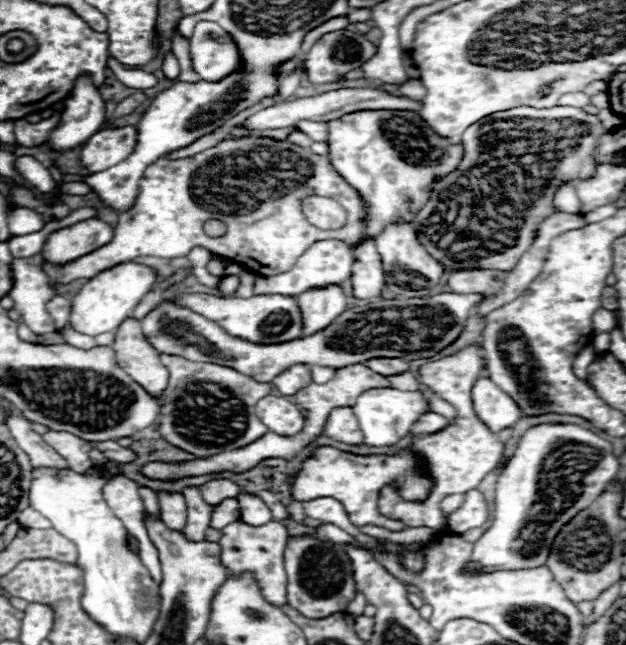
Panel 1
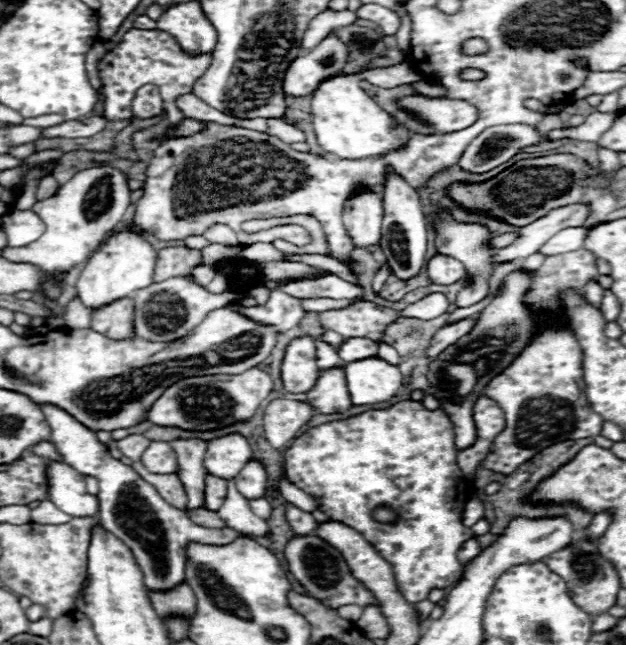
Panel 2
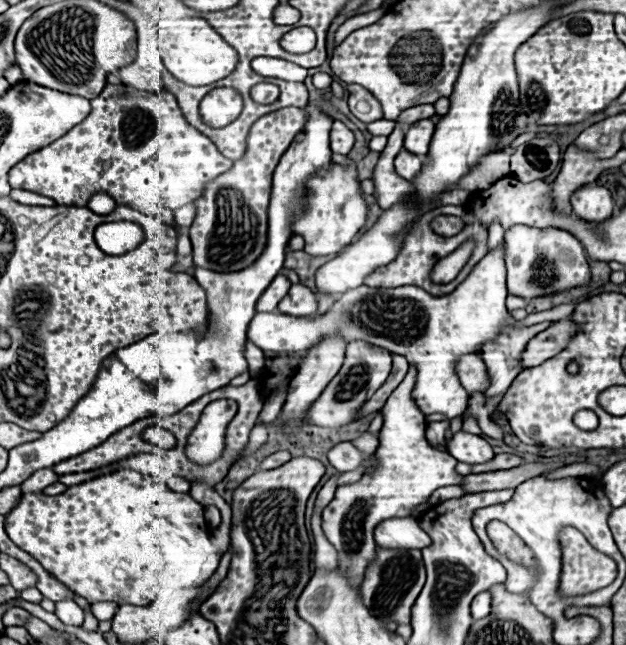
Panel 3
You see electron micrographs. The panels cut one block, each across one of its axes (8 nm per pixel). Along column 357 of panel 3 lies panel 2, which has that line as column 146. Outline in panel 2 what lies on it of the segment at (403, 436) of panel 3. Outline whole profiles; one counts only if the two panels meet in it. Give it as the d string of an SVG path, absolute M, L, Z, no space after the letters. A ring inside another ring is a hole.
M42 406L42 412L52 428L50 442L56 446L56 450L62 454L62 460L78 470L84 476L94 476L100 484L98 494L98 506L100 506L100 520L106 530L110 530L114 536L118 536L134 554L142 574L144 584L150 590L172 590L174 586L184 582L184 570L186 570L186 548L190 542L198 544L212 544L212 546L224 546L238 538L236 532L230 528L202 528L194 524L184 510L172 508L152 484L144 482L130 466L122 464L120 460L112 458L108 448L98 442L96 432L84 428L80 422L76 422L72 416L68 416L64 410L56 406Z

